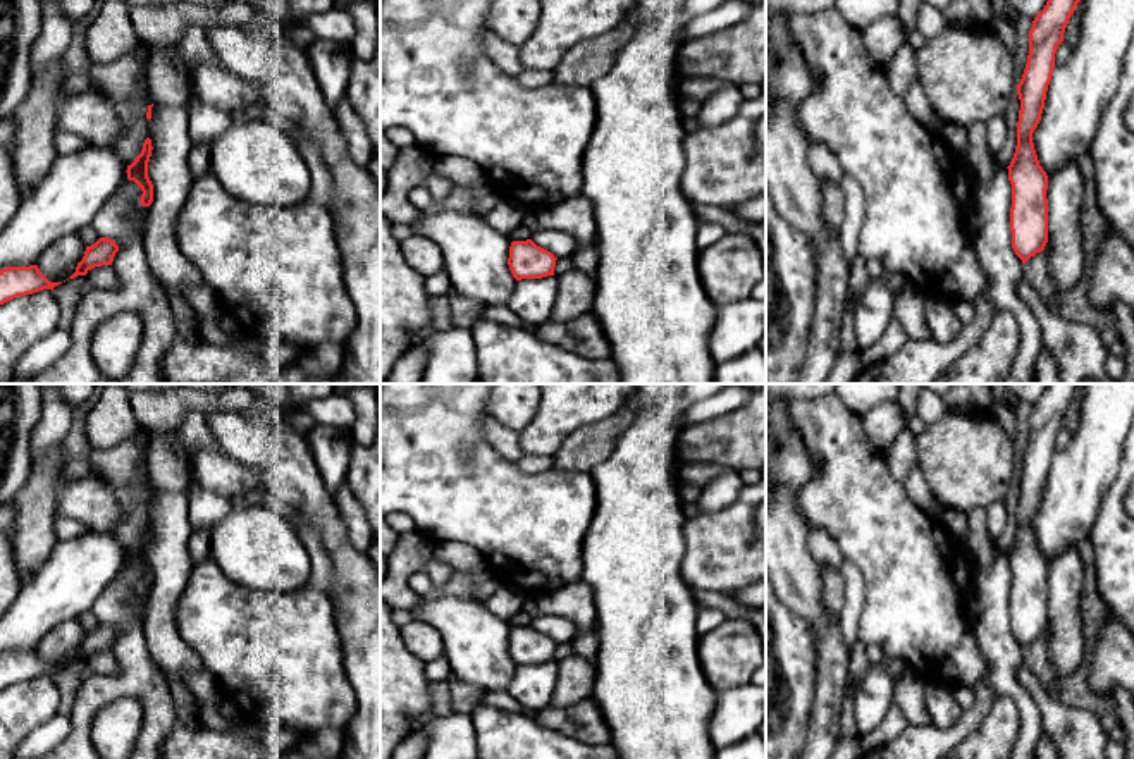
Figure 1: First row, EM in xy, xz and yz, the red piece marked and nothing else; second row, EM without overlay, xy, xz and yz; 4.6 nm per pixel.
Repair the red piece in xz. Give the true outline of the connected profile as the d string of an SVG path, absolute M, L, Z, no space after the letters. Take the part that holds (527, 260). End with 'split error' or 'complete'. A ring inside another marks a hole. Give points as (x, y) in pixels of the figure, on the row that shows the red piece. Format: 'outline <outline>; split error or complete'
outline M532 239L513 241L509 246L508 265L516 281L554 275L556 260L551 251L537 246Z; complete

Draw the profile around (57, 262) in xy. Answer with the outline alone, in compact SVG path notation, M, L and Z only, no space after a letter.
M69 234L48 246L36 265L50 282L64 282L76 272L84 251L86 243L77 234Z

